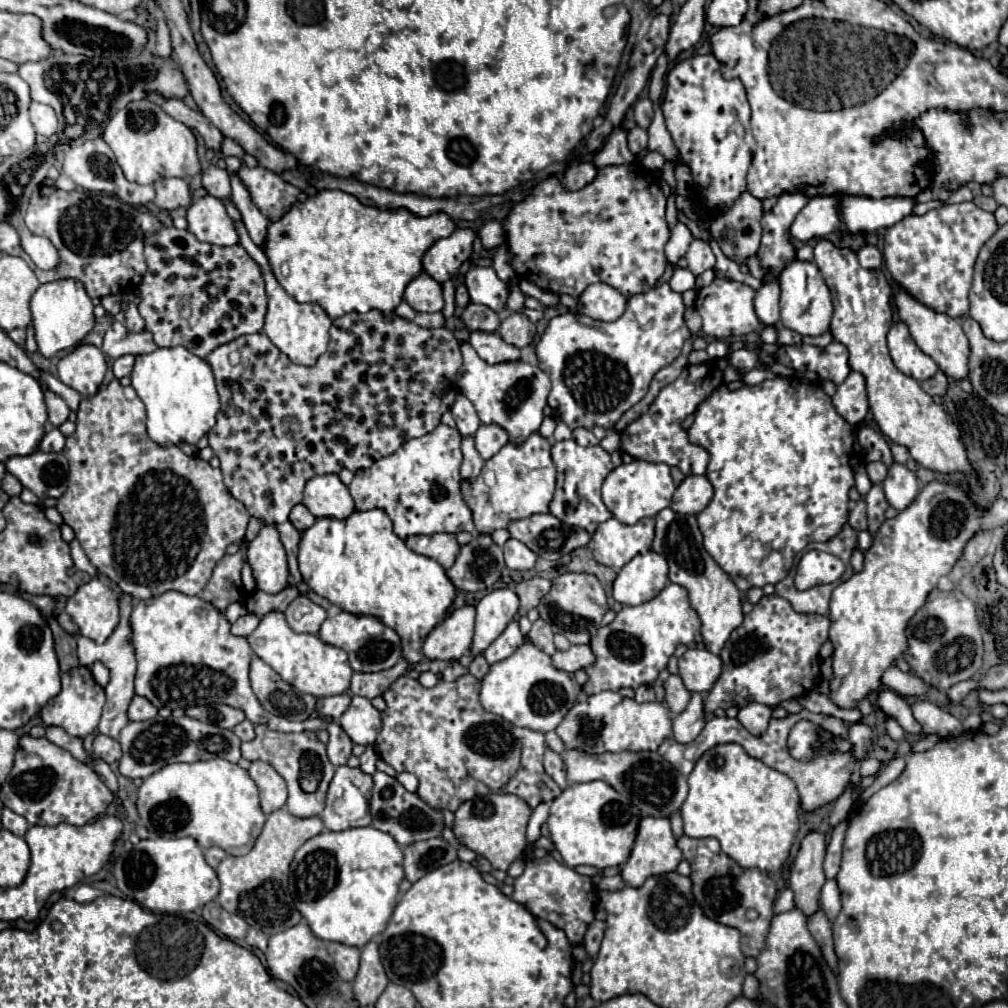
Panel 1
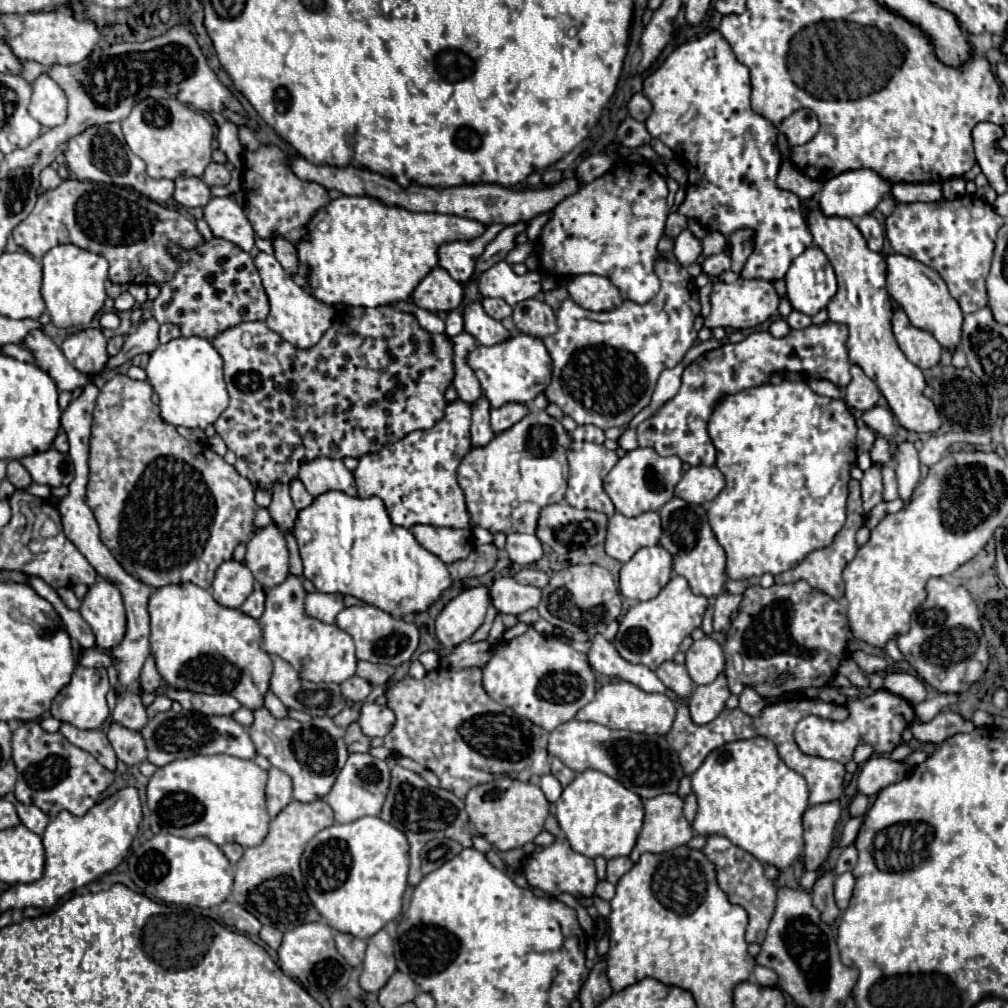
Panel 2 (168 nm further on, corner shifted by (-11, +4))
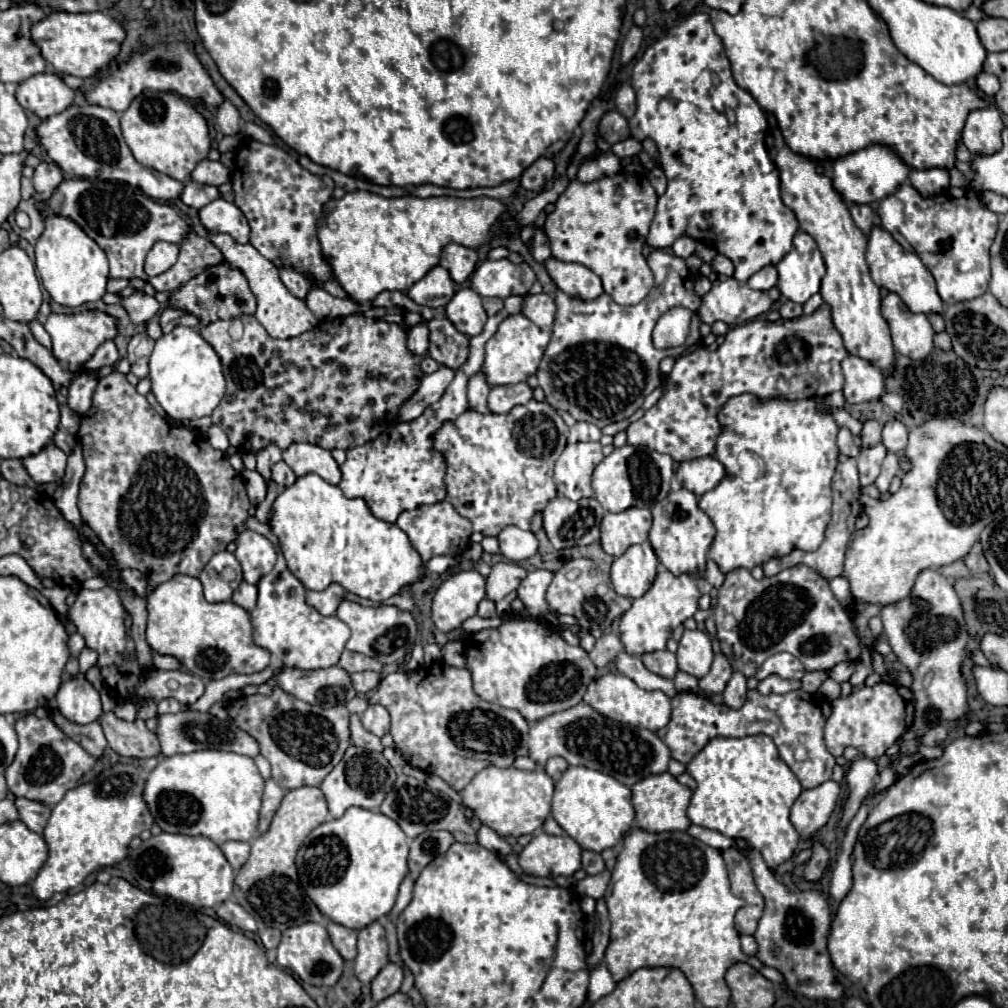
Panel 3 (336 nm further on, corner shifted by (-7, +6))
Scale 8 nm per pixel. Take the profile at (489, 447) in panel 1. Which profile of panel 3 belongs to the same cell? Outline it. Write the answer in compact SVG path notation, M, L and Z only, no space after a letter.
M517 383L515 387L493 387L489 393L489 411L491 413L509 413L519 403L529 403L533 391L527 383Z

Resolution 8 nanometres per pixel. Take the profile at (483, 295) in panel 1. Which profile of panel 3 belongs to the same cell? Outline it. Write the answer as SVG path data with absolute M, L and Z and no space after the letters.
M487 259L483 261L473 277L471 289L481 297L499 297L507 299L513 295L527 295L535 283L535 273L527 263L513 265L509 259Z

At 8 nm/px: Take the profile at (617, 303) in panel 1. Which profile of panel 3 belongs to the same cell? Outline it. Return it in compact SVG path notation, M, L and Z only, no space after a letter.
M549 259L545 267L557 287L575 299L593 301L603 295L601 279L591 269L579 263L563 263L557 259Z

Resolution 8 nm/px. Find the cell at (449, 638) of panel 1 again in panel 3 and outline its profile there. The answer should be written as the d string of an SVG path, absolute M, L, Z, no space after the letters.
M477 571L451 575L433 597L433 625L441 633L459 629L469 617L477 615L477 605L485 597L485 579Z

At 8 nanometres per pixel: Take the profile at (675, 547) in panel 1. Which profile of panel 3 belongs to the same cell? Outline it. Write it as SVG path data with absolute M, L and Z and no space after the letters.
M687 489L671 491L663 503L655 503L651 507L653 513L653 527L649 533L651 547L655 549L657 559L675 575L691 575L695 579L705 577L707 567L707 553L715 539L715 527L711 519L699 509L697 497L691 495Z

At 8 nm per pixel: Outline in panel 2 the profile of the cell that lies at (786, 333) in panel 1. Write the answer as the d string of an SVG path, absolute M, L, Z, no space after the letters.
M793 309L793 311L787 315L787 323L789 323L791 329L805 329L805 327L811 325L811 317L807 317L805 313L799 313L799 311Z

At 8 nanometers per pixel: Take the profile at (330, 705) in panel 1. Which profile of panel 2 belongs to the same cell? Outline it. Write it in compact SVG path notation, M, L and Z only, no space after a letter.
M349 677L347 681L341 683L341 689L343 689L343 695L353 701L353 703L361 703L367 699L367 695L371 693L371 683L369 681L363 681L363 677Z

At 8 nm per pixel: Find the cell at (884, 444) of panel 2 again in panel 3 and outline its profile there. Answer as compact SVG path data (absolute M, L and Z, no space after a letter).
M867 421L861 431L861 447L867 449L867 447L881 443L881 431L883 431L883 427L877 421Z

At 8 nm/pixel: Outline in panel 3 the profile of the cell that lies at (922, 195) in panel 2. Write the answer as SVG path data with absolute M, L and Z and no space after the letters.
M927 169L927 171L911 171L909 183L923 197L933 197L949 189L949 171L947 169Z

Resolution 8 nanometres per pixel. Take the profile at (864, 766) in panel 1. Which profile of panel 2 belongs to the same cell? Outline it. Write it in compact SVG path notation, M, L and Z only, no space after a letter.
M873 755L869 757L857 775L857 791L861 795L873 797L877 795L881 789L885 789L887 785L893 785L895 781L901 781L903 777L907 777L909 765L903 763L895 763L887 757L881 755Z

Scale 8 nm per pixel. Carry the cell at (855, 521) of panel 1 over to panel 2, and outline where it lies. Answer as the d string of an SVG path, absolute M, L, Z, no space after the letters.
M871 465L867 471L863 471L861 479L861 495L863 495L863 509L869 513L883 497L883 483L881 483L881 469L879 465Z

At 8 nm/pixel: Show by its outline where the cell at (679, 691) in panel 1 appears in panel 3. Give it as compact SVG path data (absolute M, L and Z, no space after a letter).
M655 651L651 655L643 655L641 661L645 663L645 667L665 679L675 679L675 673L679 671L677 667L677 659L671 651Z

